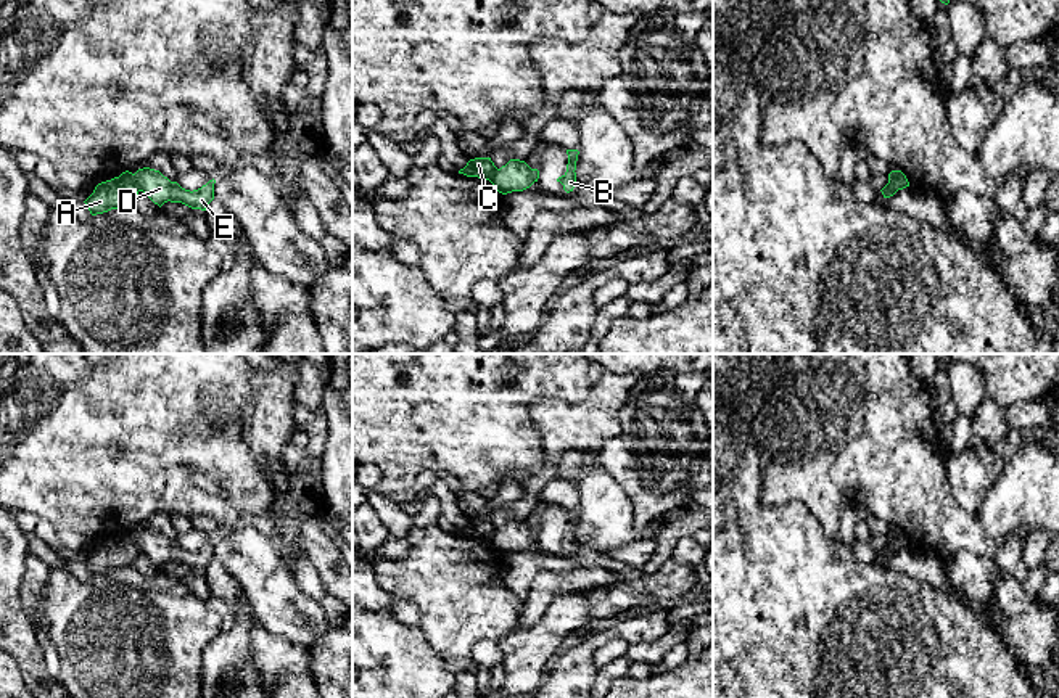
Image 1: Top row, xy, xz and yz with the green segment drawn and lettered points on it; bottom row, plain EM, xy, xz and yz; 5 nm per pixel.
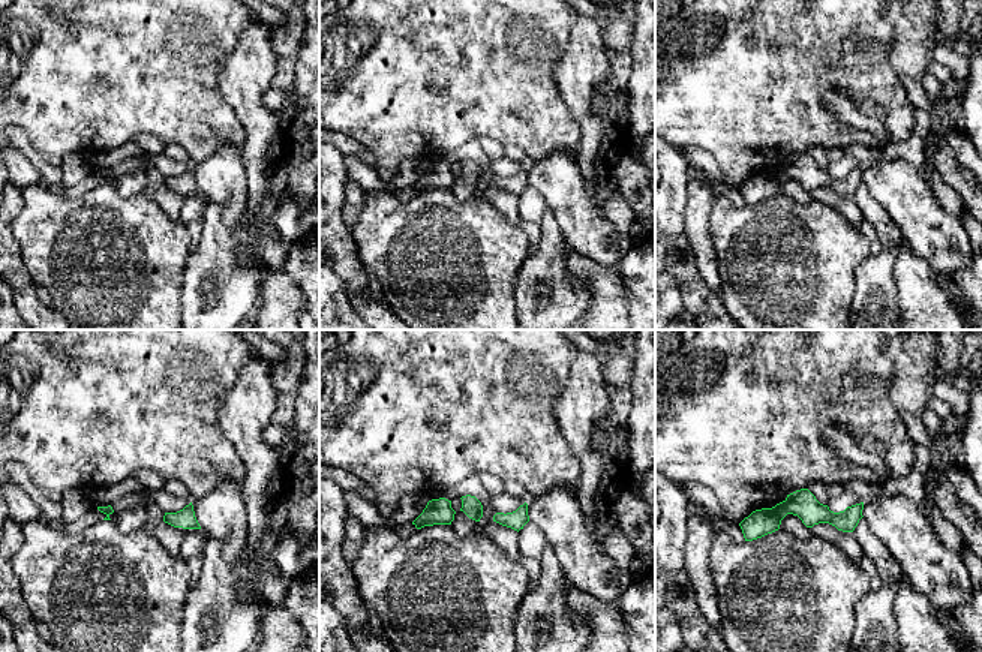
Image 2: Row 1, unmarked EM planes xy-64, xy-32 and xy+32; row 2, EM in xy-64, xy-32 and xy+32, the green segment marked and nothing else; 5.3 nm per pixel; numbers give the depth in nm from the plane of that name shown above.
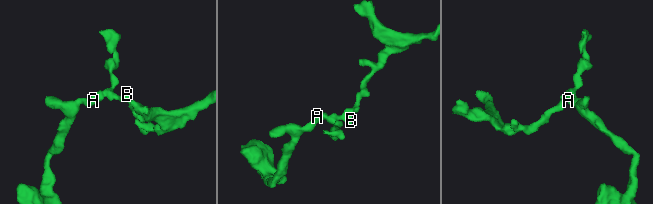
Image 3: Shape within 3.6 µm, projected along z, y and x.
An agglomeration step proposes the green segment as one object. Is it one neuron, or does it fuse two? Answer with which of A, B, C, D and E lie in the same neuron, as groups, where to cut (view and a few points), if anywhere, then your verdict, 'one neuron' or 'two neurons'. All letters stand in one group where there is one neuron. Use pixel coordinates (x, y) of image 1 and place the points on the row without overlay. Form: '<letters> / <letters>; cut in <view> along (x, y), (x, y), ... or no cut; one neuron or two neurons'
A C / B D E; cut in xy along (132, 534), (139, 550); two neurons

